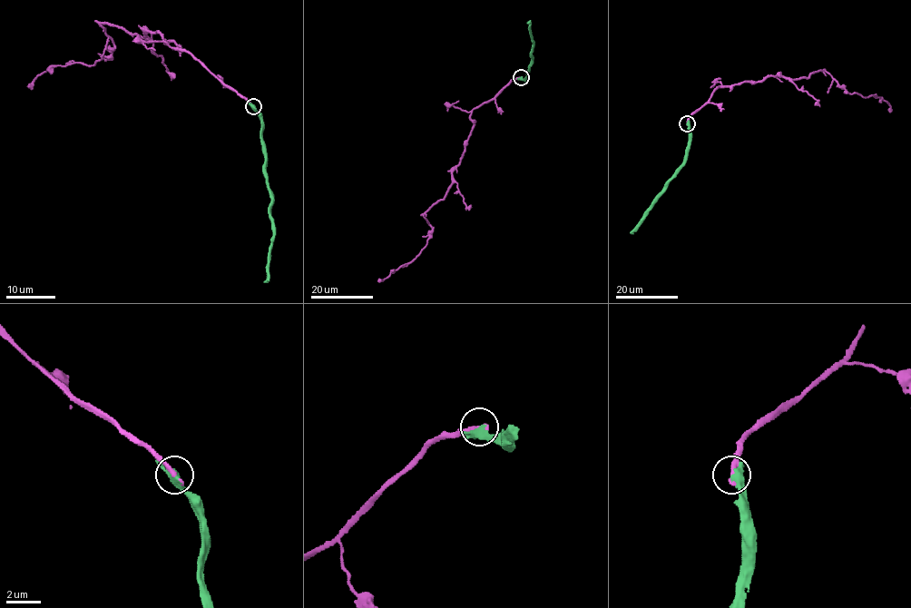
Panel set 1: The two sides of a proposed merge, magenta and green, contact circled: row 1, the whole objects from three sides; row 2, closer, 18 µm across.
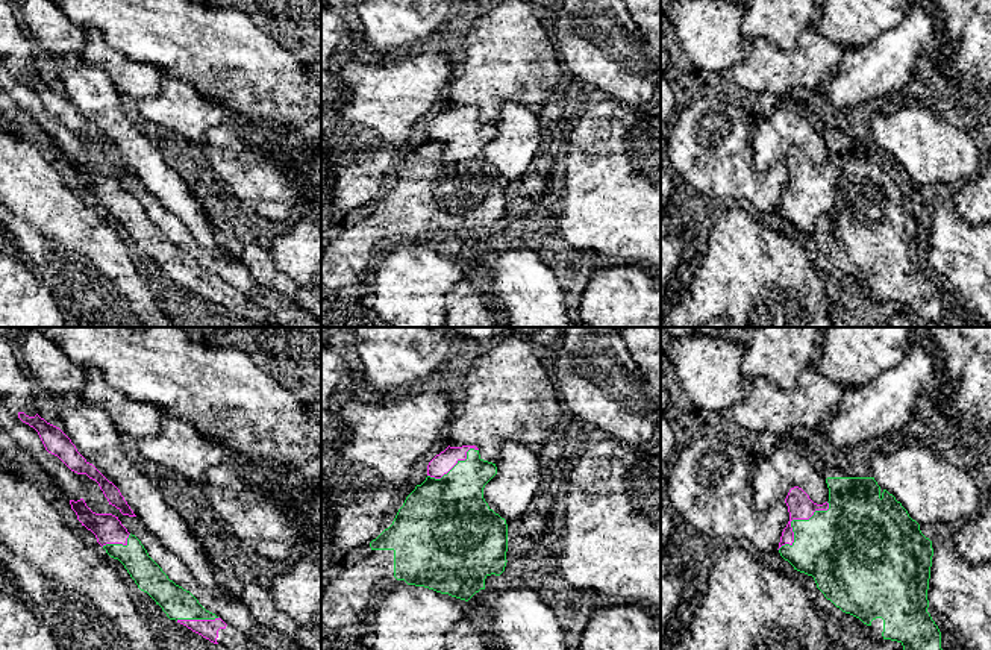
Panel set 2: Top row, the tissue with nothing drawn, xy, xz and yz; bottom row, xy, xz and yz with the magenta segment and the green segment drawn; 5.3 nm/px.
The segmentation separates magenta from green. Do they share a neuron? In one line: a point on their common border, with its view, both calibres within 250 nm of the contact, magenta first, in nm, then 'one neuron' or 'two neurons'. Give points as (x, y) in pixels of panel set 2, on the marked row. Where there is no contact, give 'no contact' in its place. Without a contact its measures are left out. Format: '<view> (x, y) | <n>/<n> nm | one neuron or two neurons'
yz (794, 518) | 140/380 nm | two neurons

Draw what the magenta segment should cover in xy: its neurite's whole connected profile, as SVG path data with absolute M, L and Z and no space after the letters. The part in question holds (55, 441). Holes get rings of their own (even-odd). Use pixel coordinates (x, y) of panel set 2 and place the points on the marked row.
M18 412L18 418L38 432L48 453L58 456L71 471L86 474L95 480L109 505L115 506L123 515L136 517L120 489L77 452L76 445L59 427L47 423L38 414L29 417L24 412Z

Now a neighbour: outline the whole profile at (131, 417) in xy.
M94 367L86 368L86 385L80 397L100 408L121 435L136 441L152 438L161 429L164 414L156 406L126 395Z

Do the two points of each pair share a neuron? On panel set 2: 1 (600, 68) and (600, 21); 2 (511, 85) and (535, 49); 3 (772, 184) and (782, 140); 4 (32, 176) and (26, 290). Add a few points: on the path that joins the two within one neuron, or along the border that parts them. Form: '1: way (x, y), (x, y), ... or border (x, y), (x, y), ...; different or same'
1: way (600, 56), (600, 34); same
2: way (511, 76), (526, 58); same
3: border (752, 137), (753, 164), (758, 168), (784, 162); different
4: border (20, 259), (52, 293); different

